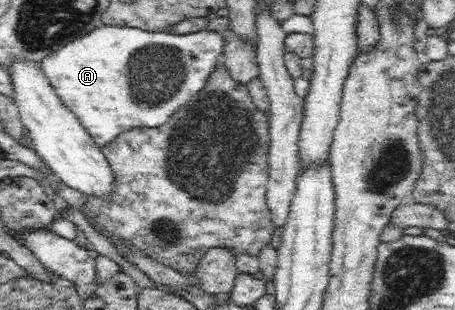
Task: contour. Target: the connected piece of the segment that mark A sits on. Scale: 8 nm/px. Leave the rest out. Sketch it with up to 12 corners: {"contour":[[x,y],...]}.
{"contour":[[102,25],[40,61],[104,147],[164,125],[227,39]]}

